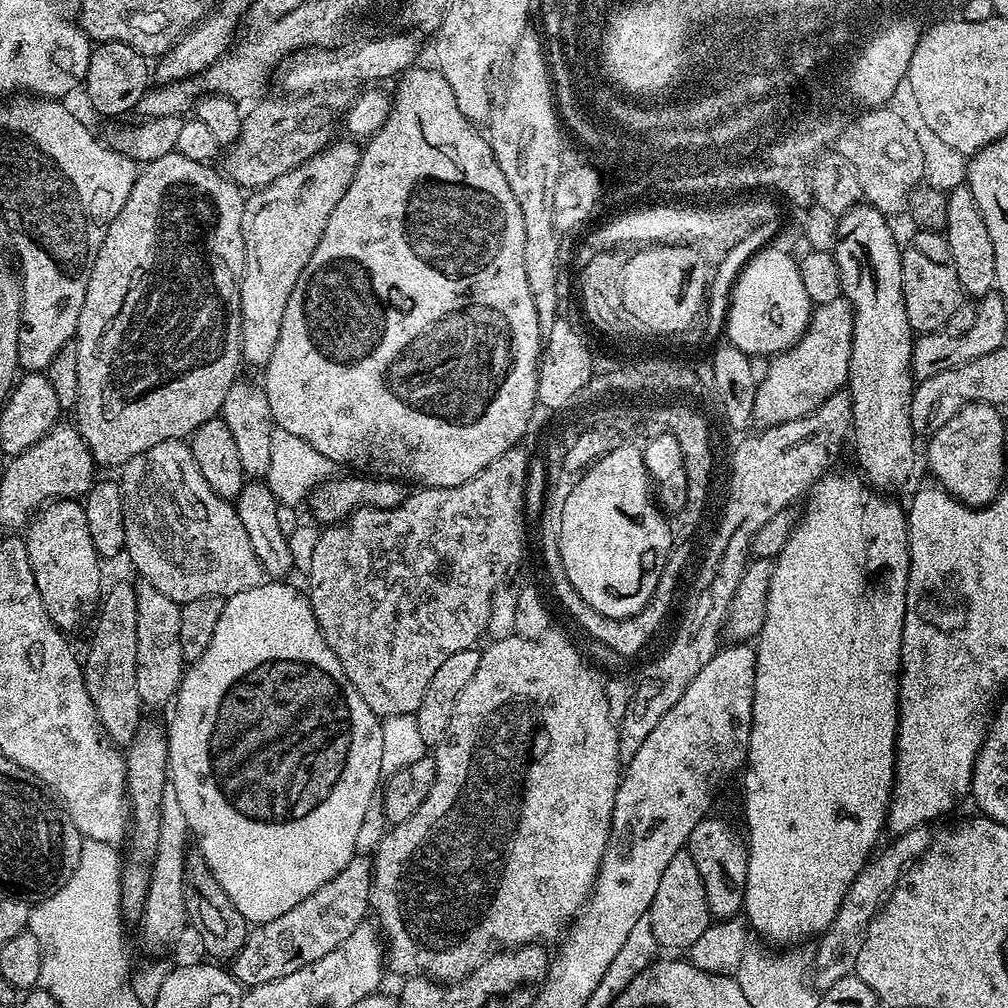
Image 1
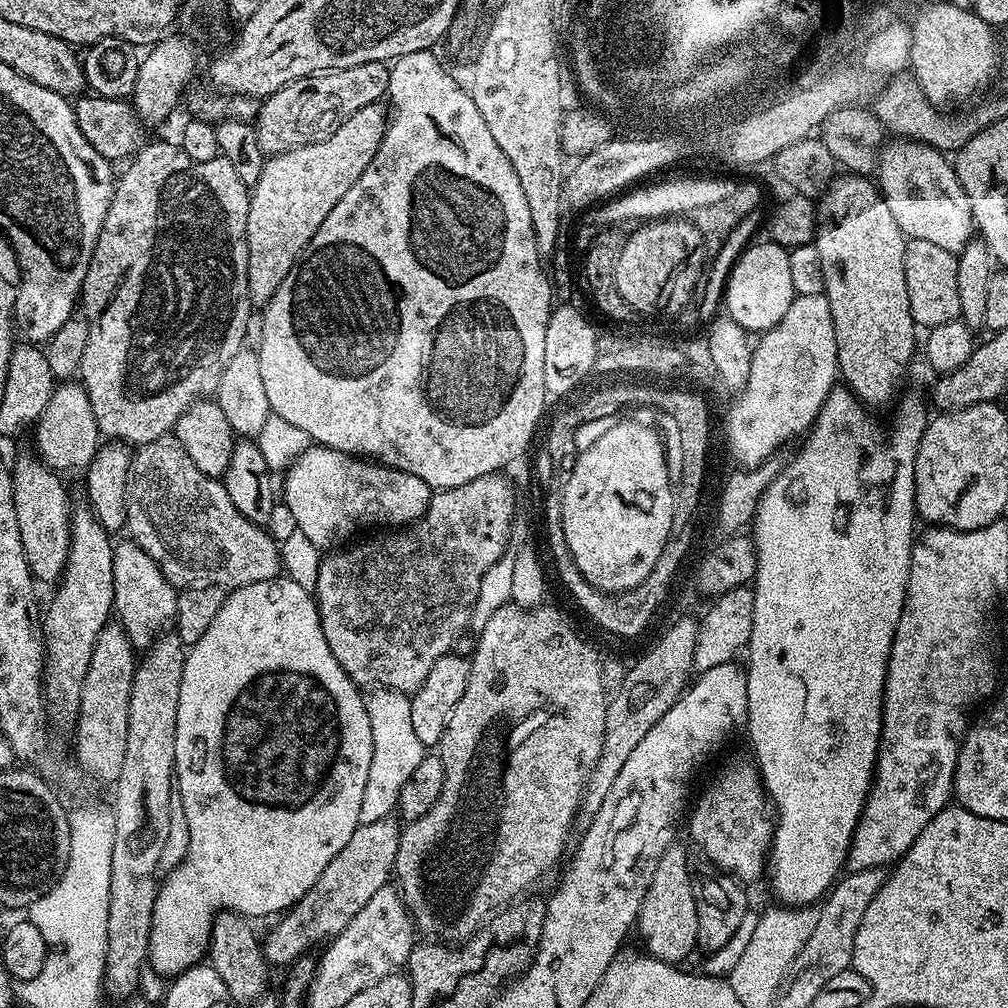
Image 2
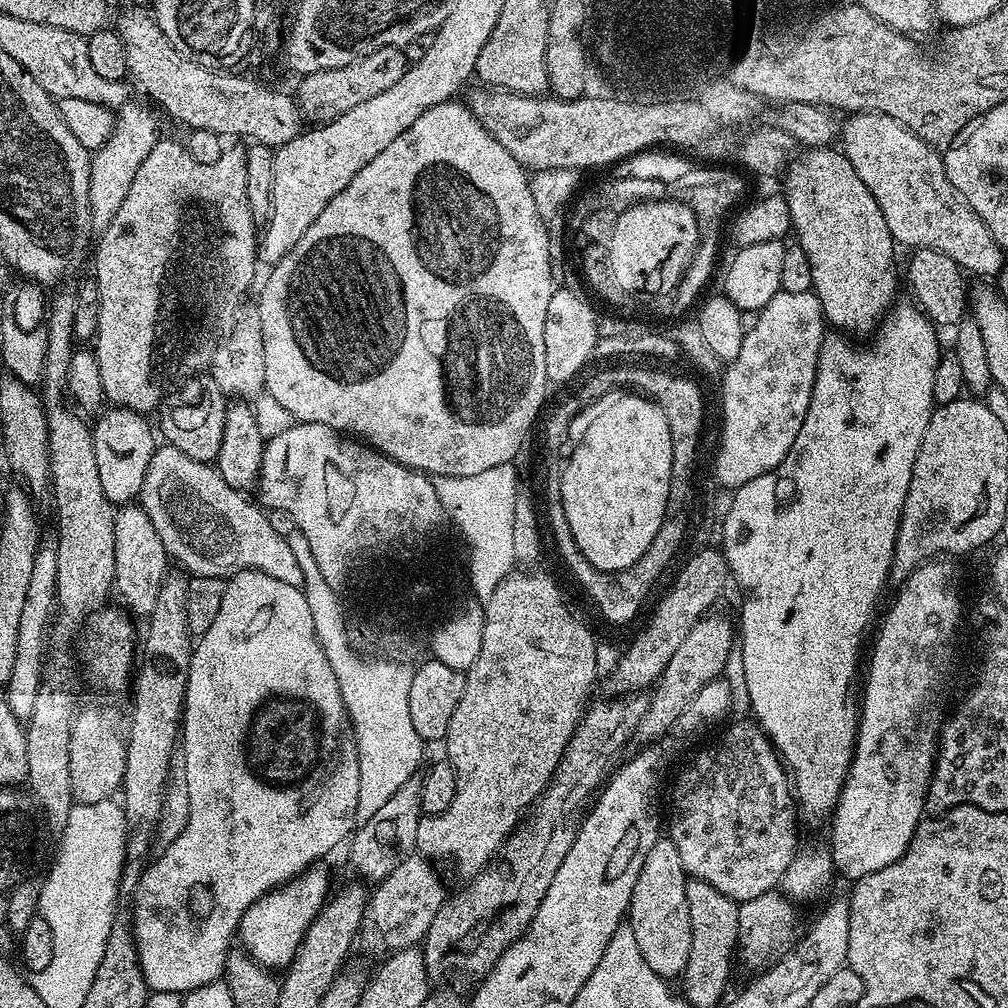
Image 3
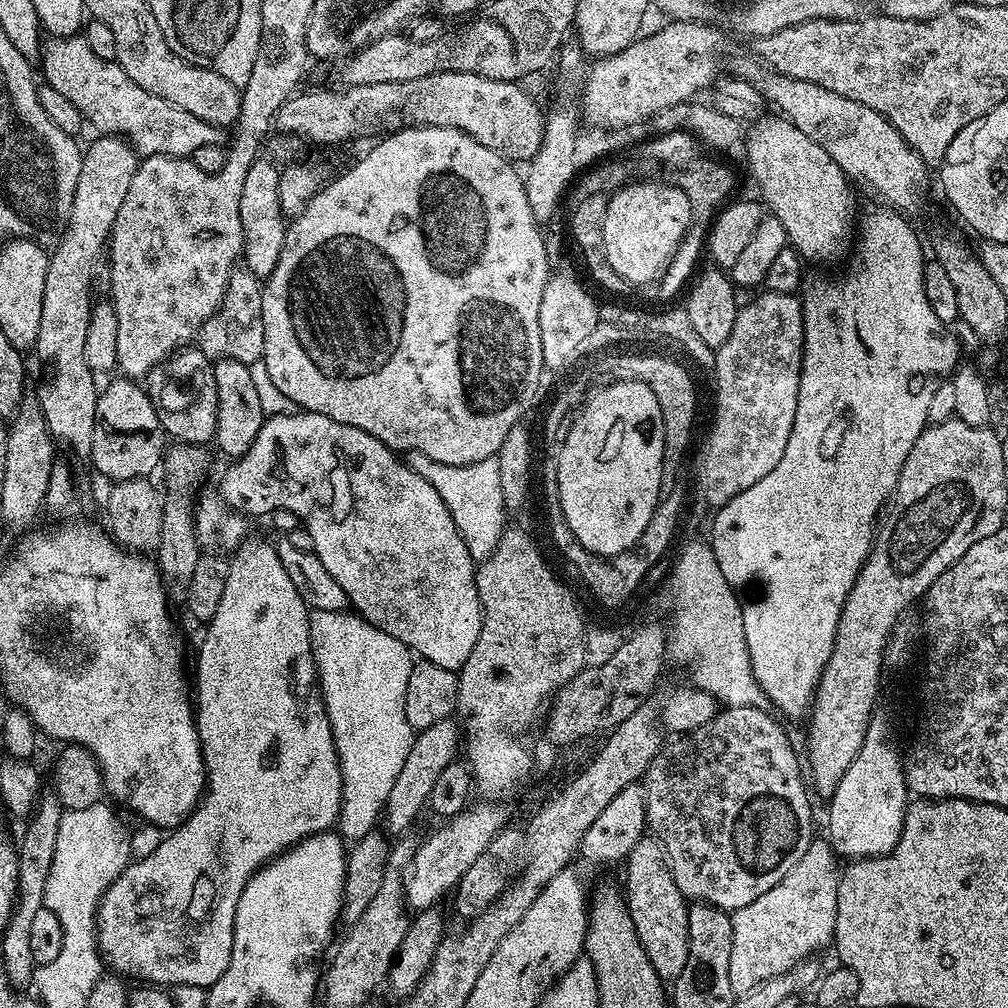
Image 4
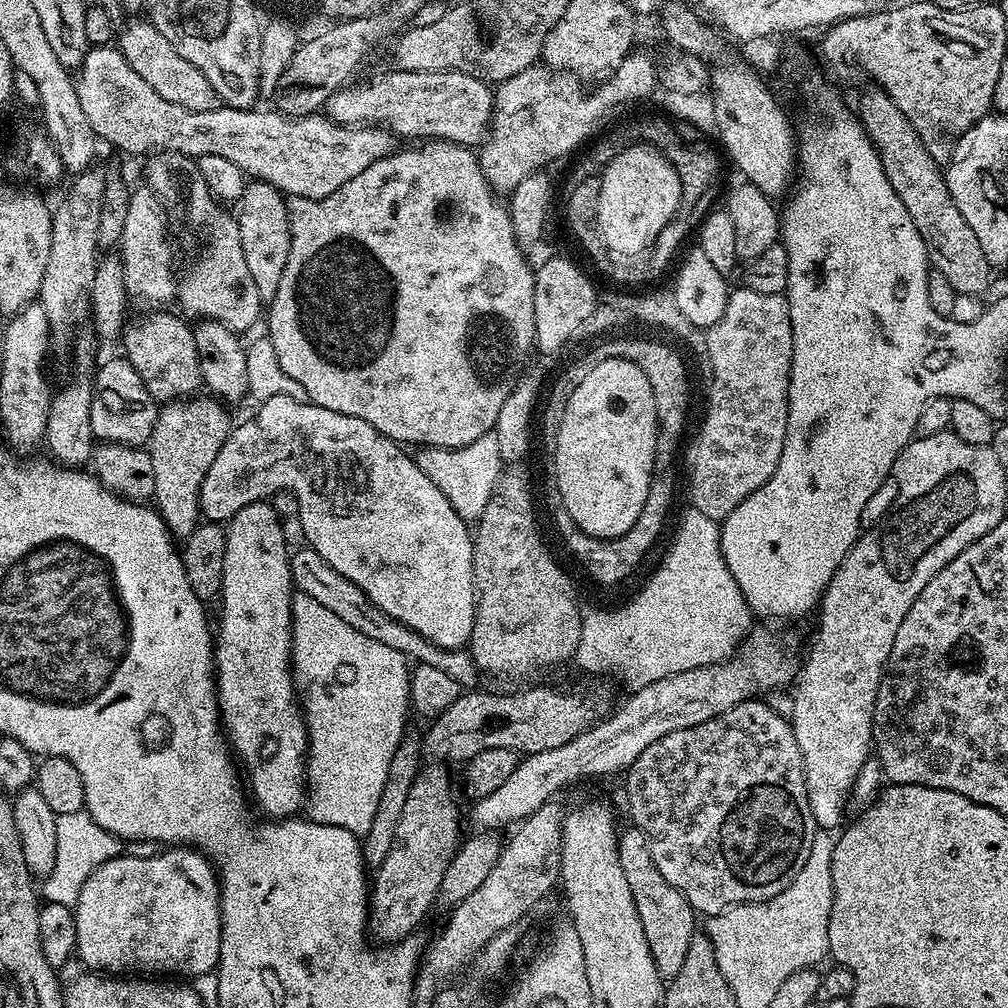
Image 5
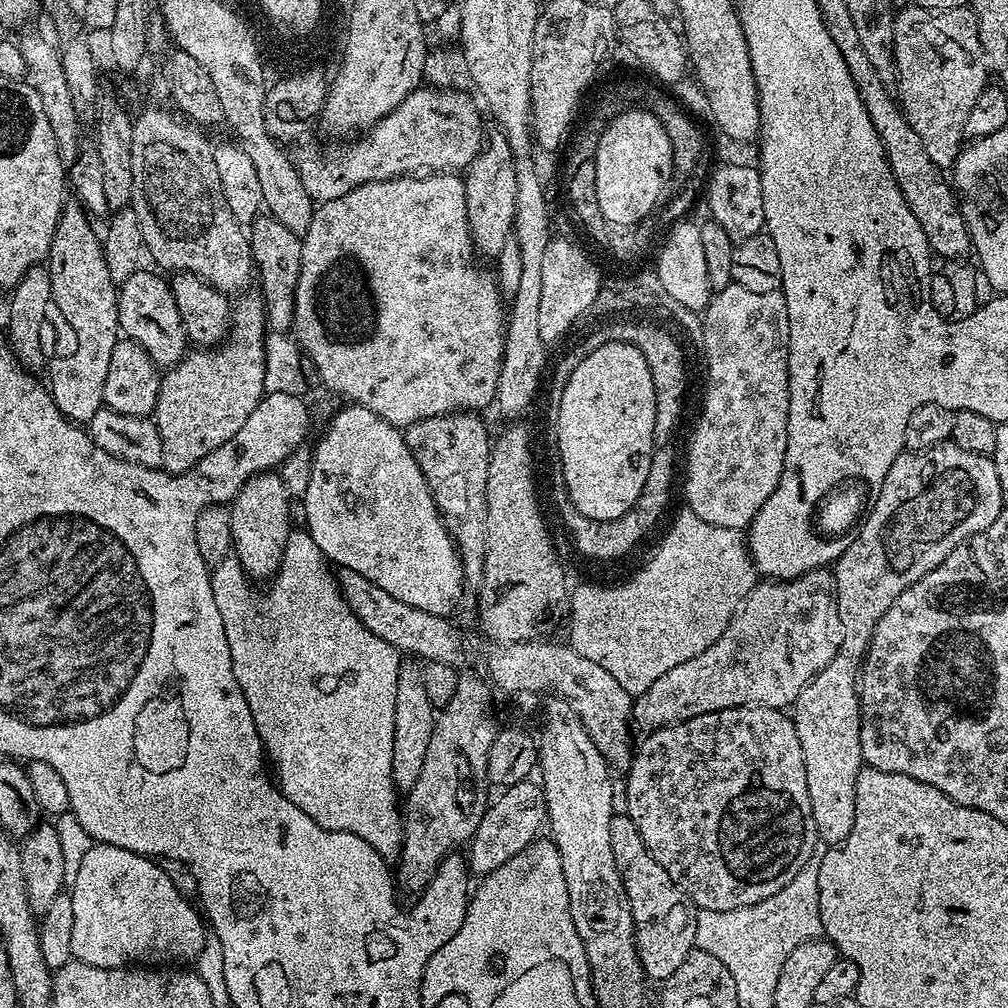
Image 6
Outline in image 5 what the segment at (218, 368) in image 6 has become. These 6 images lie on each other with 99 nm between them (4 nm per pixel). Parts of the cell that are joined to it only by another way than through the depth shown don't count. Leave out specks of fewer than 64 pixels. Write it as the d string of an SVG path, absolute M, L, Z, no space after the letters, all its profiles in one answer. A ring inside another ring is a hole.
M208 394L168 402L159 409L146 451L154 466L154 504L173 537L186 538L201 519L200 487L230 431L229 409Z

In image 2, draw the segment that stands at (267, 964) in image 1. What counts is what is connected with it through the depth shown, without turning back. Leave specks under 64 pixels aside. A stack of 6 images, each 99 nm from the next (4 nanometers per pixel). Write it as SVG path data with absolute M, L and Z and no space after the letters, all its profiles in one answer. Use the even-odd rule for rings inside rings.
M387 818L361 824L354 834L350 834L350 842L334 854L334 862L318 874L318 882L314 882L307 894L275 921L277 924L269 930L268 937L263 937L264 959L269 965L291 966L307 957L315 944L331 941L350 926L350 918L354 918L354 914L358 914L358 910L362 910L362 906L366 906L366 902L370 902L370 898L393 879L401 831L399 819Z

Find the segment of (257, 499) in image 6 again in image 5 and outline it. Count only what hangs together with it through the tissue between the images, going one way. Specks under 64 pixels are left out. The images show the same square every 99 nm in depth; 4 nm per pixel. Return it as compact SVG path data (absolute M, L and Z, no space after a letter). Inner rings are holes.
M259 500L234 514L227 521L226 531L226 559L222 561L222 586L220 587L220 632L214 636L214 675L216 678L216 698L220 702L220 715L222 727L226 733L226 739L234 753L235 759L242 765L243 775L250 785L250 796L265 813L268 818L292 818L296 812L306 804L306 757L308 755L308 728L304 725L304 714L296 694L296 686L292 679L292 598L294 585L292 582L292 562L290 559L290 547L284 537L285 525L280 515L274 510L274 506L268 500Z

